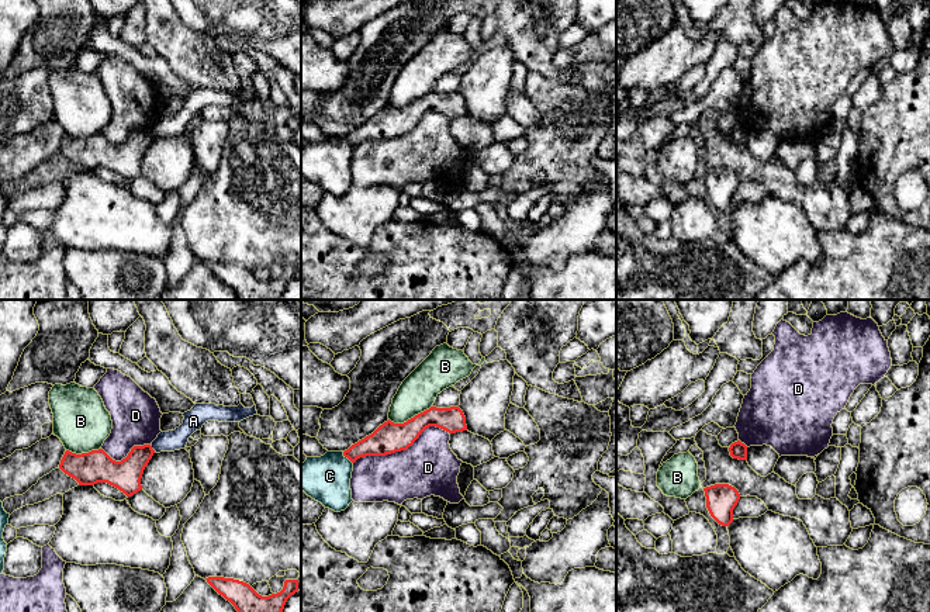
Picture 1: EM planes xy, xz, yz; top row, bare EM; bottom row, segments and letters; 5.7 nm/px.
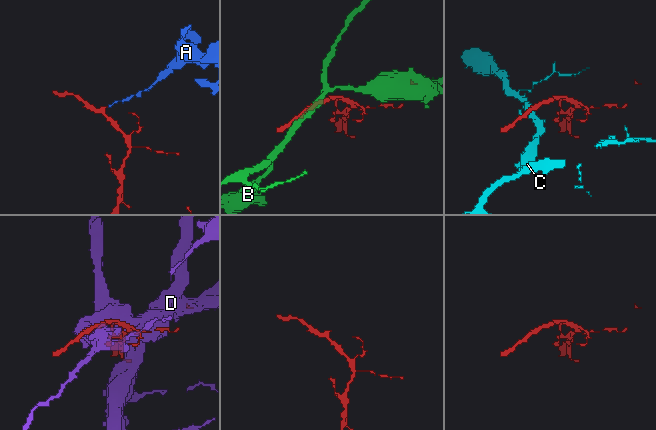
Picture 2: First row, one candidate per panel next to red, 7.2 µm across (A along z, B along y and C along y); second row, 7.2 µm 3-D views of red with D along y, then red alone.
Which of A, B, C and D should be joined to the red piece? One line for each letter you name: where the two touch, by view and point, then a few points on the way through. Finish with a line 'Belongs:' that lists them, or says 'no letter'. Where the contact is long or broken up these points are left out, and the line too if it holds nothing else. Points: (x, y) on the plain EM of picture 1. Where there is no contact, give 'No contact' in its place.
Belongs: no letter

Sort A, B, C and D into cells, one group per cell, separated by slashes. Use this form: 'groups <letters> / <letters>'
groups A / B / C / D

